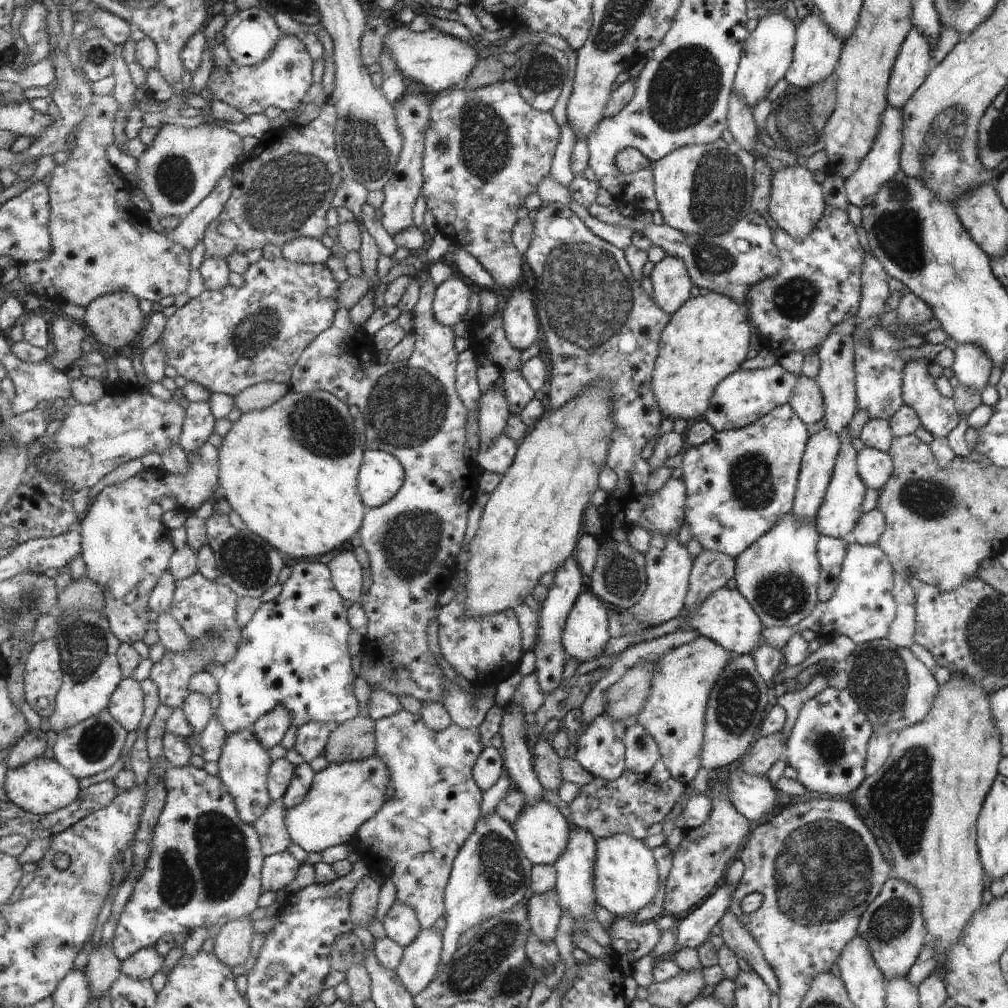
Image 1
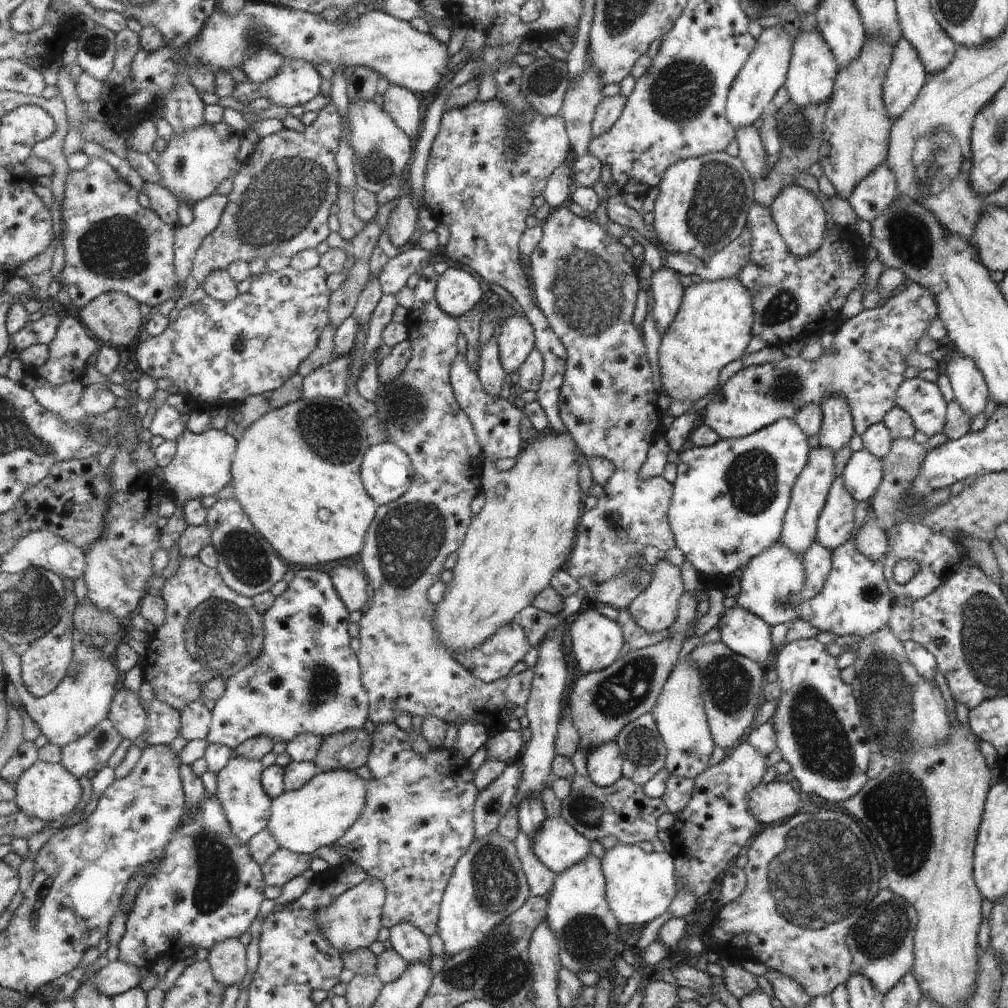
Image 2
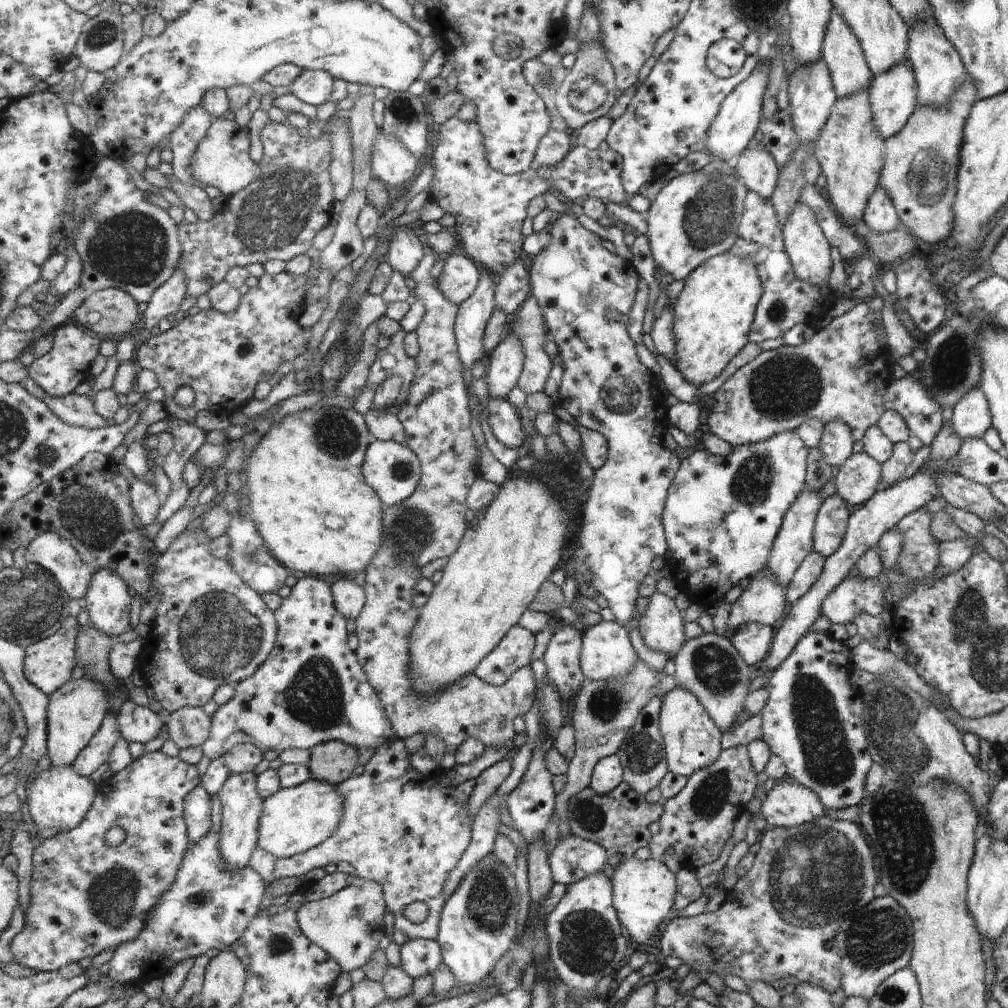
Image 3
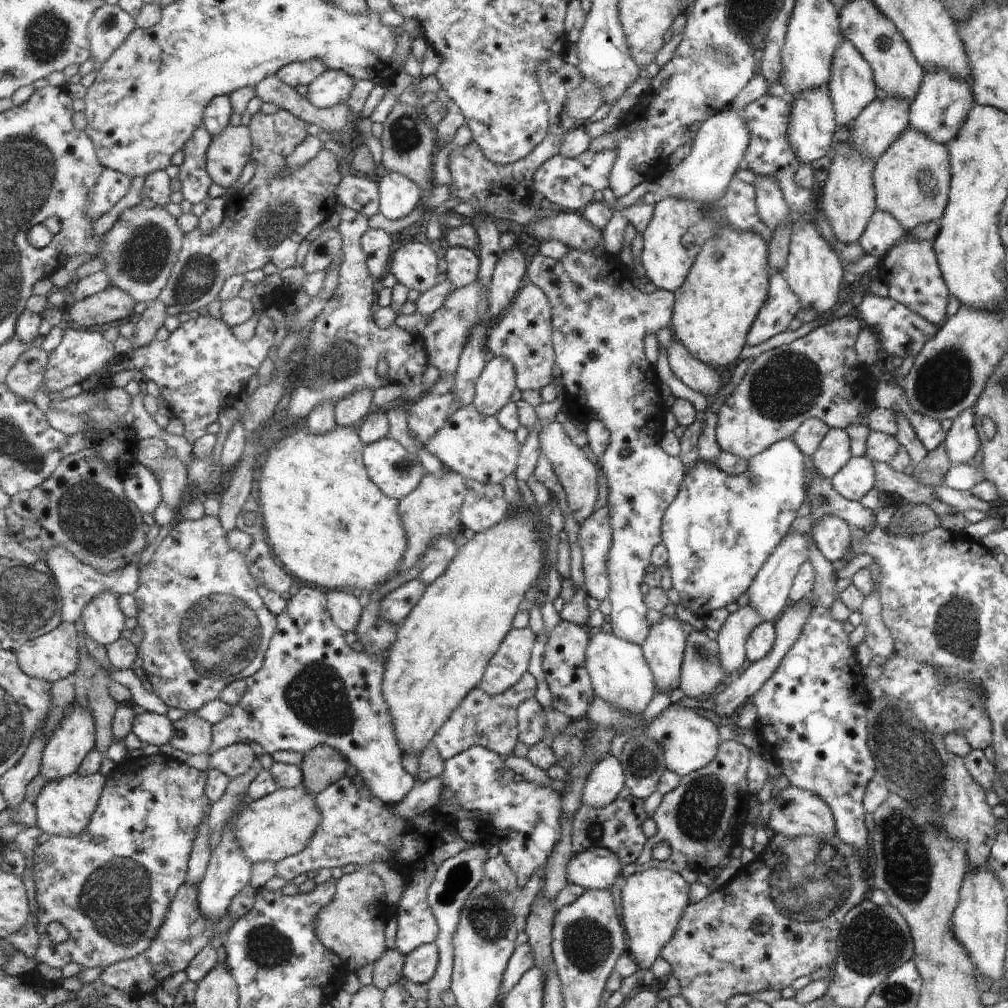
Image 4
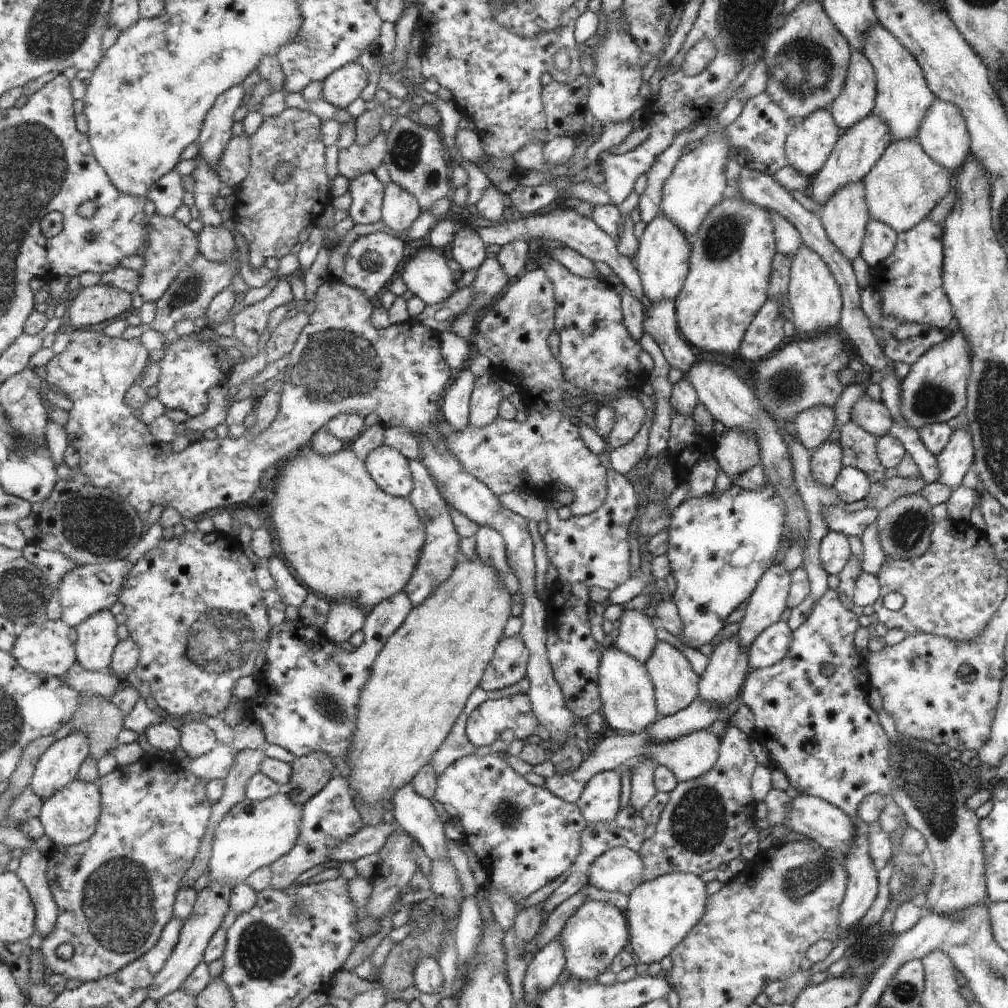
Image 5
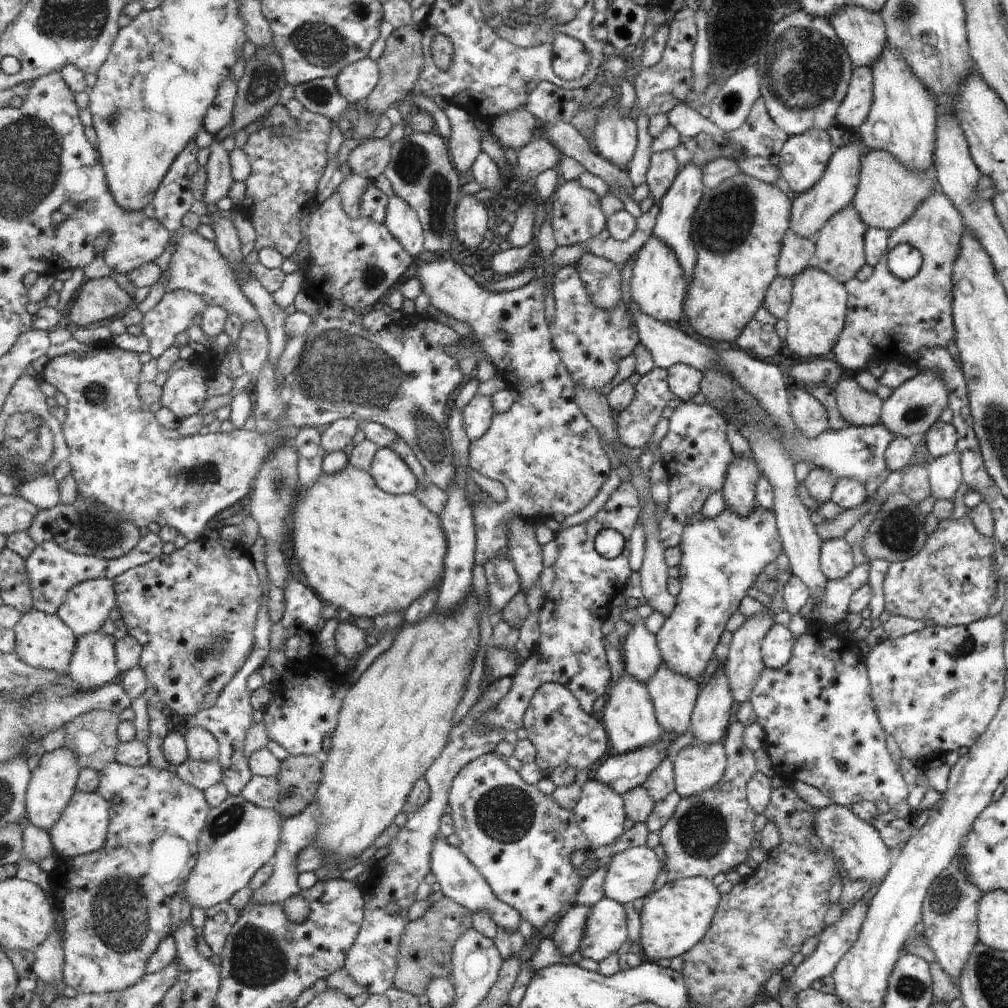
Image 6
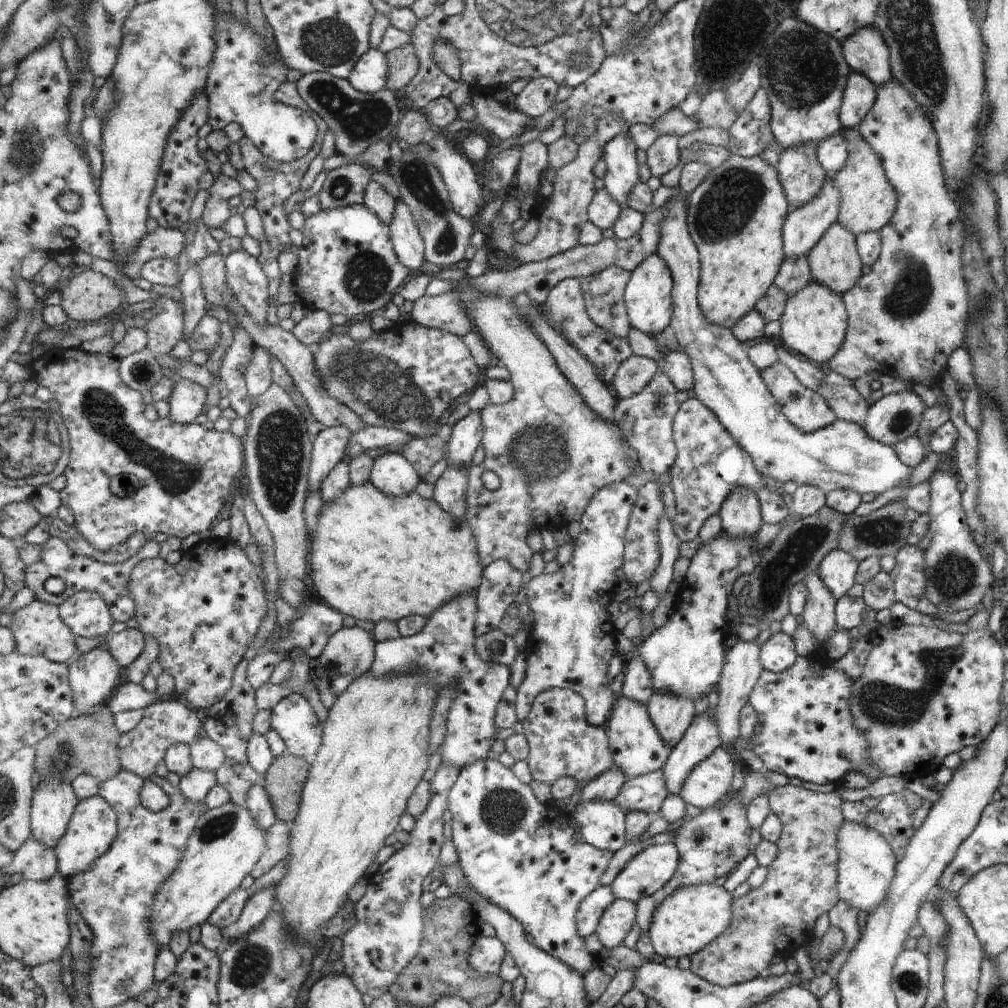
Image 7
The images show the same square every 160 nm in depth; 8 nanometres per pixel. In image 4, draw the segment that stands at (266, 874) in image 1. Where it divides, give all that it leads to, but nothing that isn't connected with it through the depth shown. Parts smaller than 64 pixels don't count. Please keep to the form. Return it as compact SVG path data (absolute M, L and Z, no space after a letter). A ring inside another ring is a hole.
M343 777L322 793L318 793L316 799L323 820L317 829L315 838L303 852L276 862L277 876L289 882L301 874L315 874L319 868L335 868L335 866L355 864L355 866L365 869L365 866L375 864L375 862L387 864L405 881L403 893L394 914L398 924L395 948L407 956L425 943L436 943L440 935L440 928L427 898L429 887L435 880L436 872L441 868L443 862L461 854L469 845L460 835L455 817L451 818L447 814L441 814L437 808L433 808L417 814L412 821L408 821L396 811L397 805L387 804L367 787L364 781L363 786L357 788L349 777Z

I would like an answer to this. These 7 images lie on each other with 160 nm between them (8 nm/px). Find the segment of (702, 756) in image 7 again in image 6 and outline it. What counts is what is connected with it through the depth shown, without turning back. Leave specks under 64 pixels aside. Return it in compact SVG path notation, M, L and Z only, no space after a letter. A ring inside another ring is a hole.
M716 668L708 683L700 690L692 714L691 731L697 742L717 743L726 731L734 698L724 673Z

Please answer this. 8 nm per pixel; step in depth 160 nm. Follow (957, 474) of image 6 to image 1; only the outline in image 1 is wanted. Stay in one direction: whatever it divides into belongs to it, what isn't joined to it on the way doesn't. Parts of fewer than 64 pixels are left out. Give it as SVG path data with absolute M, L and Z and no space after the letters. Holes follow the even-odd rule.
M959 344L953 350L954 360L949 368L959 385L980 392L987 385L991 371L991 362L981 348L971 344Z

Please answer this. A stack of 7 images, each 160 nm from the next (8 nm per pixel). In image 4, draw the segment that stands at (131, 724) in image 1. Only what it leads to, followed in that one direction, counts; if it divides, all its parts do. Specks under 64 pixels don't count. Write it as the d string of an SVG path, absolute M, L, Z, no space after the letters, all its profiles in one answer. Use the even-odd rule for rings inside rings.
M138 710L132 732L153 750L163 744L170 744L176 728L173 726L174 714L158 714L155 712Z

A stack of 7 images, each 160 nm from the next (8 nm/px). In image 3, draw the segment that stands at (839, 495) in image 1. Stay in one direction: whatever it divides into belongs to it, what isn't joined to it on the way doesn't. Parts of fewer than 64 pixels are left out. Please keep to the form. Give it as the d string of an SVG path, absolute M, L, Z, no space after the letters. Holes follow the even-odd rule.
M837 493L822 500L813 525L813 551L826 559L839 548L851 510Z

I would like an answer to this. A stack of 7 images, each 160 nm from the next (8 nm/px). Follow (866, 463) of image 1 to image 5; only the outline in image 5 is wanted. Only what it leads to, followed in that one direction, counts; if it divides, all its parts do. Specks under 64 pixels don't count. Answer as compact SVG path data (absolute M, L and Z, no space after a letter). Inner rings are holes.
M847 465L841 467L831 487L837 498L845 504L865 499L869 485L870 482L863 471Z

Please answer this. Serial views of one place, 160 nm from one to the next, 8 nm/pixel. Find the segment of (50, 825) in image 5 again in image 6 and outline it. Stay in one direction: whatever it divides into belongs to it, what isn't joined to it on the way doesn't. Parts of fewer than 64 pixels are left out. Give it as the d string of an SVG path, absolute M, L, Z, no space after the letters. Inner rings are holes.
M77 790L56 826L49 830L57 856L72 859L101 850L108 840L112 804L97 791Z

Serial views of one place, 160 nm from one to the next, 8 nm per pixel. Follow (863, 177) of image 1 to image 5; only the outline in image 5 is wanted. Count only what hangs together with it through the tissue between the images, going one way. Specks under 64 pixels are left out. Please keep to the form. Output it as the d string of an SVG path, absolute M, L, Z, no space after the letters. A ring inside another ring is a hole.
M875 219L867 221L862 243L860 256L873 270L884 258L889 256L896 241L896 232Z

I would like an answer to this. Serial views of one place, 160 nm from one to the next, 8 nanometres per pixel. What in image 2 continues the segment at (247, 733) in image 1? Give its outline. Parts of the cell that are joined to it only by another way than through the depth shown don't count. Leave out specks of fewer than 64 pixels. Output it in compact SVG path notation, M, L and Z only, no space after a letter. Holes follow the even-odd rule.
M233 755L229 764L220 770L217 776L216 797L221 801L233 832L243 844L248 842L261 831L268 828L272 818L272 797L265 792L263 774L265 768L260 760L248 759L243 755Z

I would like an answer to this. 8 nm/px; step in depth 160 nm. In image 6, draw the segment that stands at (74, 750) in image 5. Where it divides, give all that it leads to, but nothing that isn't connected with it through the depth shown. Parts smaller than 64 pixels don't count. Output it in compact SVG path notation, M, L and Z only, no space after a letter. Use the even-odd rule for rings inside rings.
M62 746L42 755L39 766L32 772L26 796L26 807L31 824L46 831L56 826L77 792L80 770L78 758L67 747Z

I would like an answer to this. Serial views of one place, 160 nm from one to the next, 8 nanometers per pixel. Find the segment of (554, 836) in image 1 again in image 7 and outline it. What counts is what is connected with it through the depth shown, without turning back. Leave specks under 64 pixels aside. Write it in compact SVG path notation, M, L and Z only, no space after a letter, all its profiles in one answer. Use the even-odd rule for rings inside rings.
M675 844L649 845L613 882L615 899L638 903L663 888L677 872L683 857Z

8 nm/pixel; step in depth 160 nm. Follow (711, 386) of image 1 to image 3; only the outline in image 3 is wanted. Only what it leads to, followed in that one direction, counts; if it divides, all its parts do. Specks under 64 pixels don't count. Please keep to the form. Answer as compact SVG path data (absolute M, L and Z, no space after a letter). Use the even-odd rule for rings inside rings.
M725 252L709 259L685 280L673 312L675 369L688 383L696 387L707 384L747 344L747 332L762 291L755 267L747 257Z

